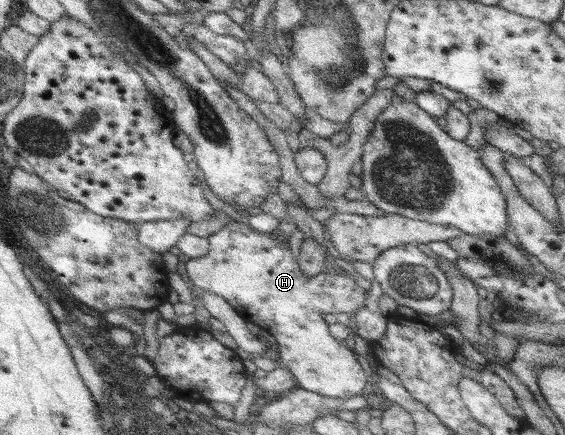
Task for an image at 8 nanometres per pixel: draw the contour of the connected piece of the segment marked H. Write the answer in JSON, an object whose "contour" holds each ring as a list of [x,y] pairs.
{"contour":[[[234,218],[208,237],[210,244],[206,255],[185,262],[186,272],[198,292],[210,291],[220,295],[243,316],[246,323],[258,325],[275,337],[279,345],[277,364],[289,369],[297,381],[297,387],[323,395],[326,399],[360,395],[367,379],[365,371],[357,362],[354,351],[330,334],[325,315],[333,313],[344,318],[347,313],[355,314],[363,307],[370,291],[357,285],[351,275],[323,271],[325,253],[320,243],[313,238],[303,240],[297,262],[290,251],[288,238],[279,235],[279,239],[275,240],[272,233],[258,232]]]}

